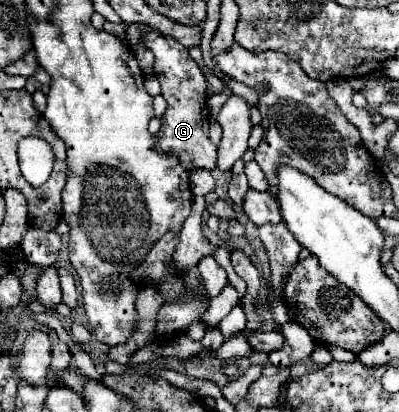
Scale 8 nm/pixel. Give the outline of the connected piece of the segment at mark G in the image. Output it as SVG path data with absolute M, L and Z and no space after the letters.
M142 24L142 44L154 54L154 72L162 86L162 96L168 102L166 114L162 116L162 128L156 134L158 150L162 152L174 152L182 160L182 164L188 170L216 168L216 146L208 138L208 108L206 108L206 78L202 76L198 64L190 60L188 48L174 42L170 36L160 34L156 28Z

